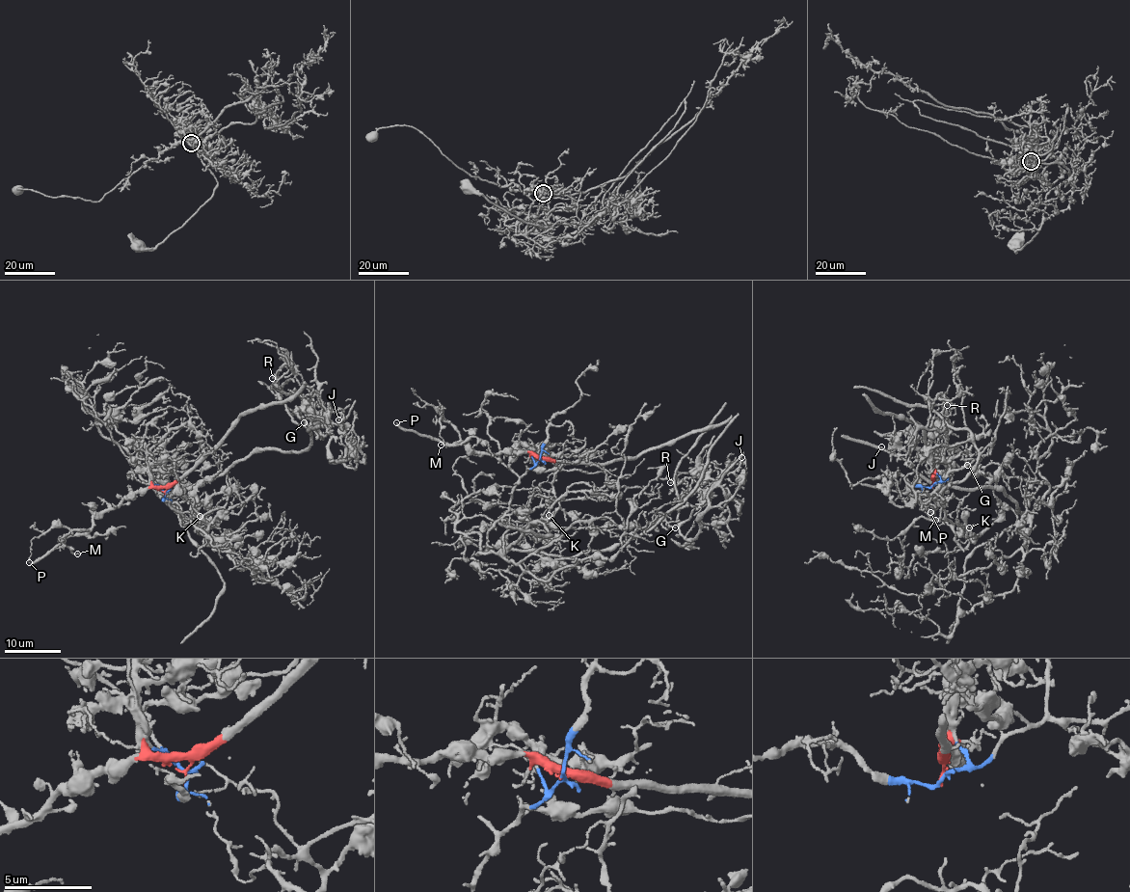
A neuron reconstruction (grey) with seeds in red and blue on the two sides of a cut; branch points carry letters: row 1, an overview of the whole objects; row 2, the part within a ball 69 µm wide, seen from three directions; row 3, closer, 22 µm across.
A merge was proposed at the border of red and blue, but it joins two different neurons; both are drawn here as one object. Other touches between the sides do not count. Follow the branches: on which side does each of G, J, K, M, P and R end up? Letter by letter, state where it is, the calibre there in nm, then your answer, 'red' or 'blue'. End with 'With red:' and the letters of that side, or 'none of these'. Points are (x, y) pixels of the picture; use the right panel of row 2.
G: place (967, 465); calibre 140 nm; blue
J: place (881, 446); calibre 130 nm; blue
K: place (969, 527); calibre 140 nm; blue
M: place (935, 520); calibre 110 nm; red
P: place (930, 512); calibre 240 nm; red
R: place (947, 405); calibre 100 nm; blue
With red: M, P

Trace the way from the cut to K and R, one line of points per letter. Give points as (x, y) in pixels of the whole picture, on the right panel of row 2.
K: (931, 484), (993, 462), (1009, 477), (1048, 486), (1025, 523), (1008, 507), (976, 537), (969, 527)
R: (931, 484), (996, 463), (1048, 491), (1023, 515), (1001, 491), (941, 487), (910, 466), (928, 402), (947, 405)

